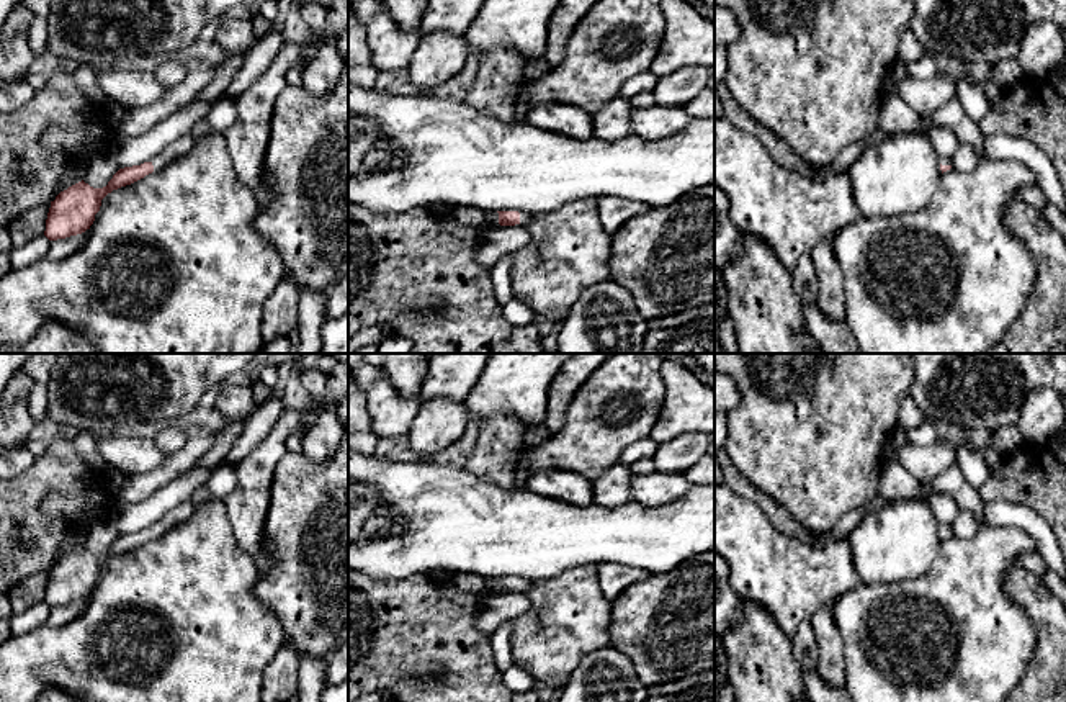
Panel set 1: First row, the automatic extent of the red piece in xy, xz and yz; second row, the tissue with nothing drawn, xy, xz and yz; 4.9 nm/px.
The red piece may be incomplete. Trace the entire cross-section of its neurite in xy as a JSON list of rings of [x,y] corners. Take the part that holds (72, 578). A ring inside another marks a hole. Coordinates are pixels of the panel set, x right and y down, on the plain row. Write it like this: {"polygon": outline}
{"polygon": [[[196,499],[168,512],[160,522],[141,532],[119,535],[103,555],[93,555],[83,547],[60,558],[46,586],[44,602],[49,607],[65,605],[90,596],[101,566],[121,553],[131,551],[146,542],[165,533],[168,529],[188,520],[196,509]]]}

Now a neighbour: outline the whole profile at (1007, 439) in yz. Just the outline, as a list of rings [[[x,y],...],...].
[[[1004,425],[992,432],[991,448],[994,448],[1002,457],[1007,457],[1015,452],[1023,442],[1025,440],[1017,425]]]

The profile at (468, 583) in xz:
[[[458,573],[450,578],[450,583],[468,594],[473,594],[479,599],[486,597],[489,592],[486,589],[486,578],[476,576],[471,573]]]

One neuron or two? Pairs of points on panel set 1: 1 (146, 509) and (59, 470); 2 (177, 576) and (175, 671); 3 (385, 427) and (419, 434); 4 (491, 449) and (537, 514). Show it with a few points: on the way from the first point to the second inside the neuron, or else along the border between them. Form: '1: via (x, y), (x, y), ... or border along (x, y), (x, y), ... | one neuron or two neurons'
1: border along (118, 503), (110, 519) | two neurons
2: via (180, 599), (190, 648) | one neuron
3: border along (421, 403), (406, 434) | two neurons
4: border along (476, 473), (501, 488), (512, 488) | two neurons

